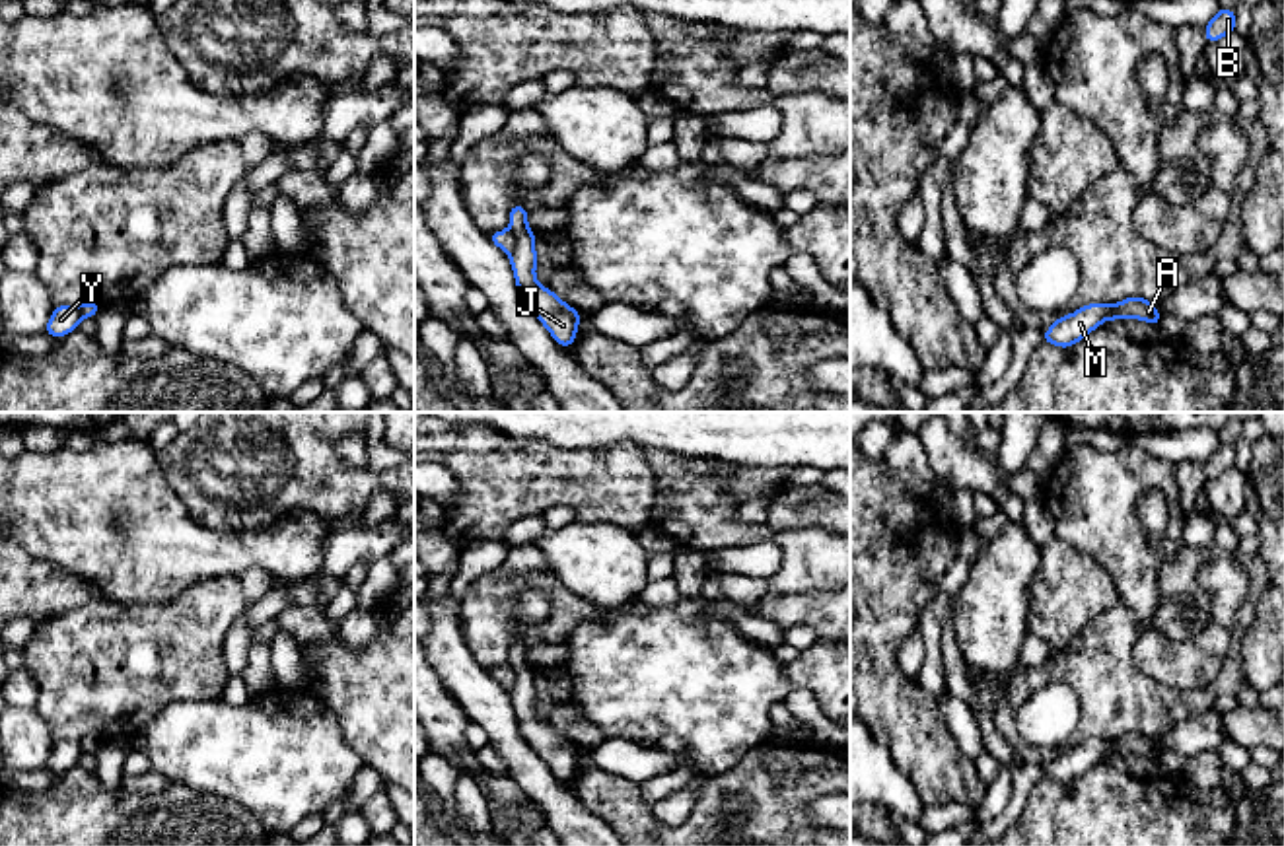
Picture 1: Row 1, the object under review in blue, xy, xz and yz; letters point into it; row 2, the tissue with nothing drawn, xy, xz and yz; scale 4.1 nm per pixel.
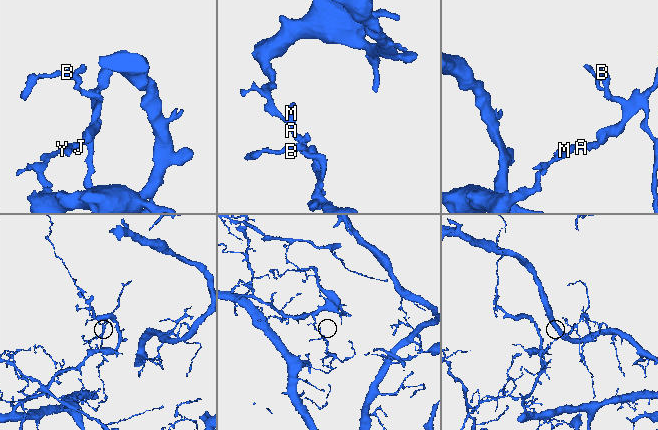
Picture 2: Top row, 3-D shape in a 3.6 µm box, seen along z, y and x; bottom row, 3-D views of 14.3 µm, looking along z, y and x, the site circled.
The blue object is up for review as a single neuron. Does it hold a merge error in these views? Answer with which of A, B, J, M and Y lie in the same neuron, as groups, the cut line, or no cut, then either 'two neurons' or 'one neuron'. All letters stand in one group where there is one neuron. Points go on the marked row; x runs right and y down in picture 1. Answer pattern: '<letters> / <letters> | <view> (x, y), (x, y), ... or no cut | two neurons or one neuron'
A B J M / Y | xz (510, 228), (514, 247), (508, 253) | two neurons

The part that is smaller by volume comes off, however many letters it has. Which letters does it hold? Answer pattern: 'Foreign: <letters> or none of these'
Foreign: A, B, J, M

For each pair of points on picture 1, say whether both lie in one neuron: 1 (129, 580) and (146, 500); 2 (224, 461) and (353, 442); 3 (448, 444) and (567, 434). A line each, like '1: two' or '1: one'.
1: one
2: two
3: two

